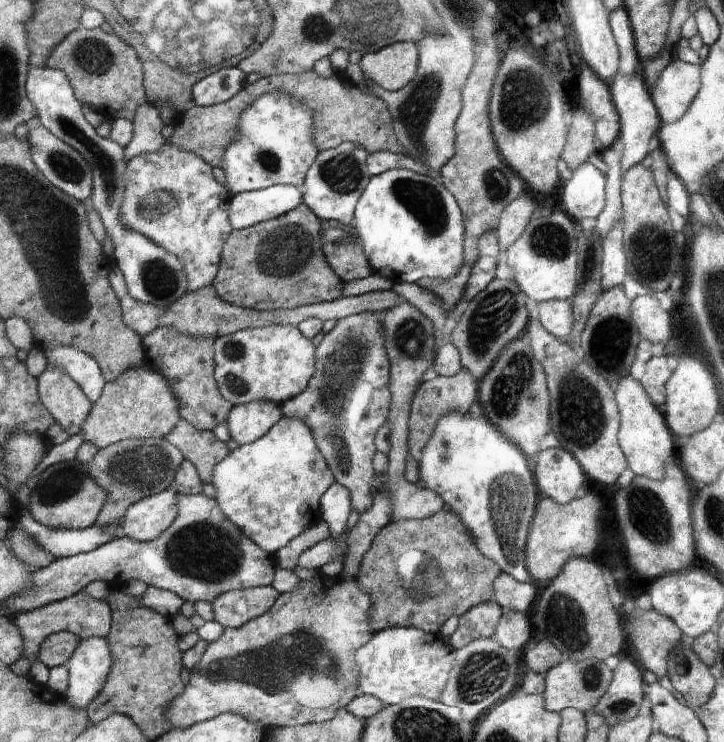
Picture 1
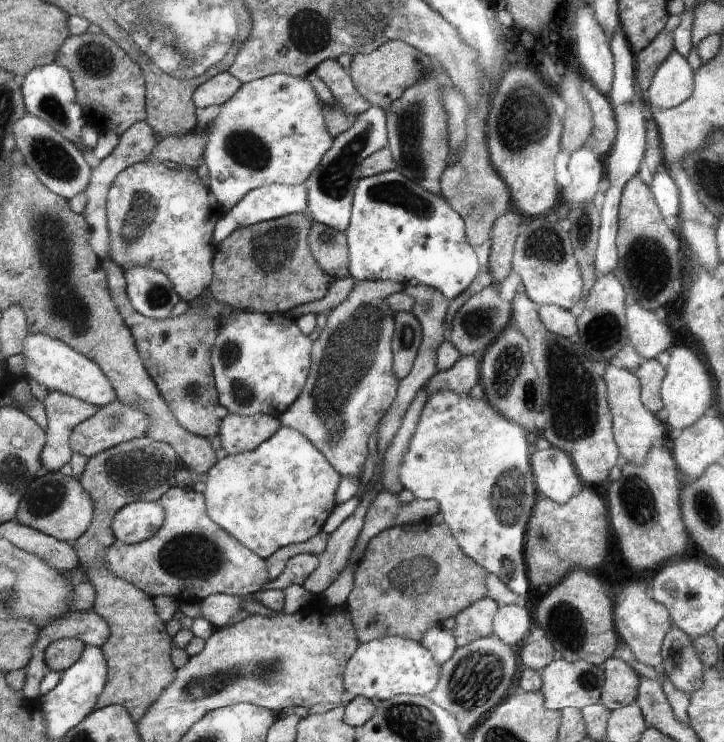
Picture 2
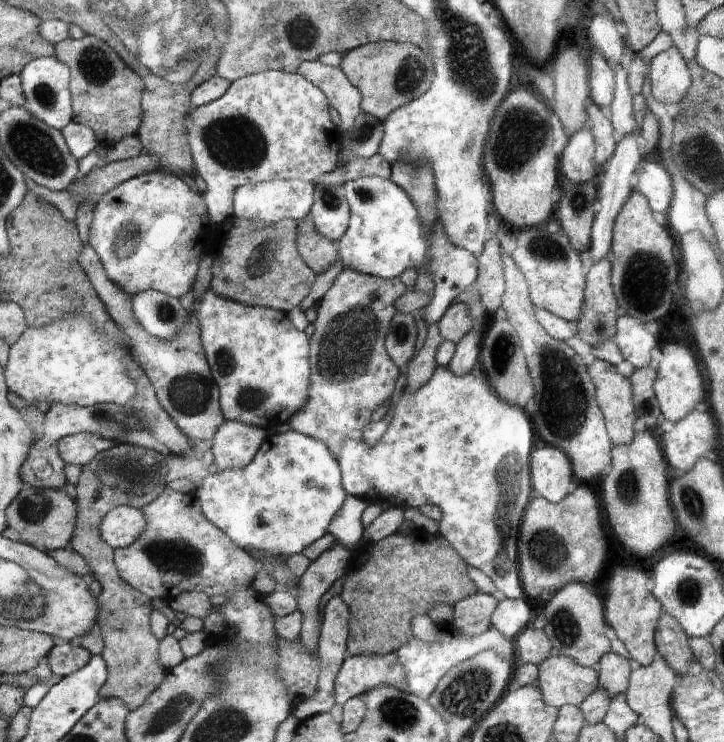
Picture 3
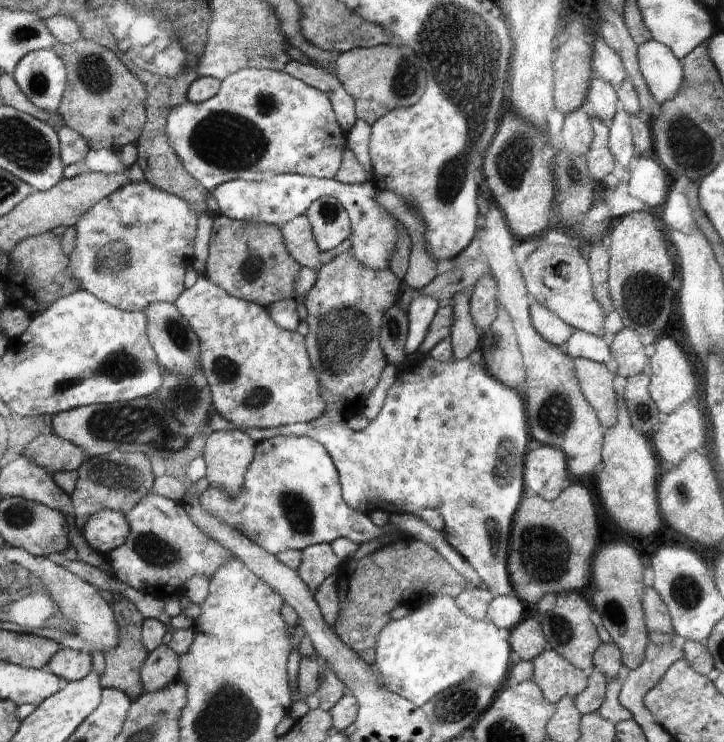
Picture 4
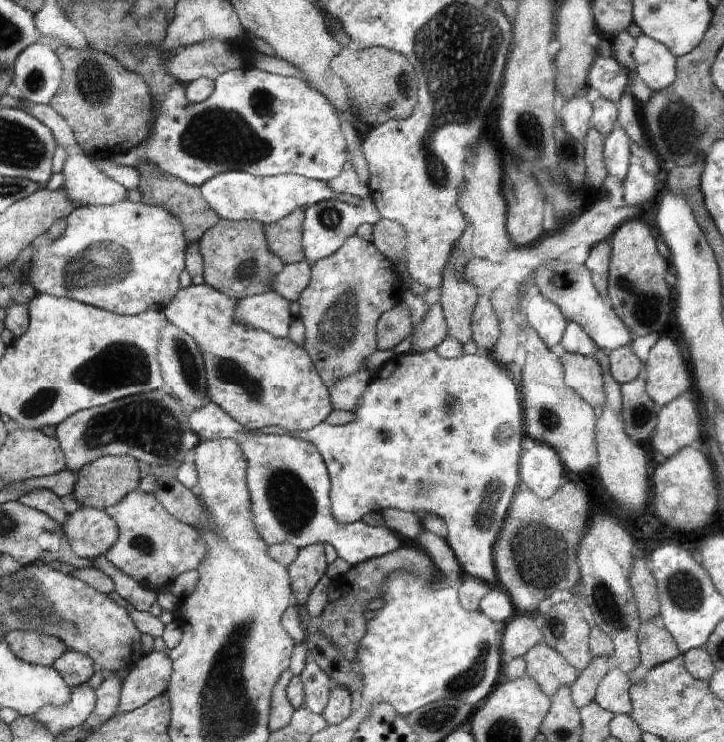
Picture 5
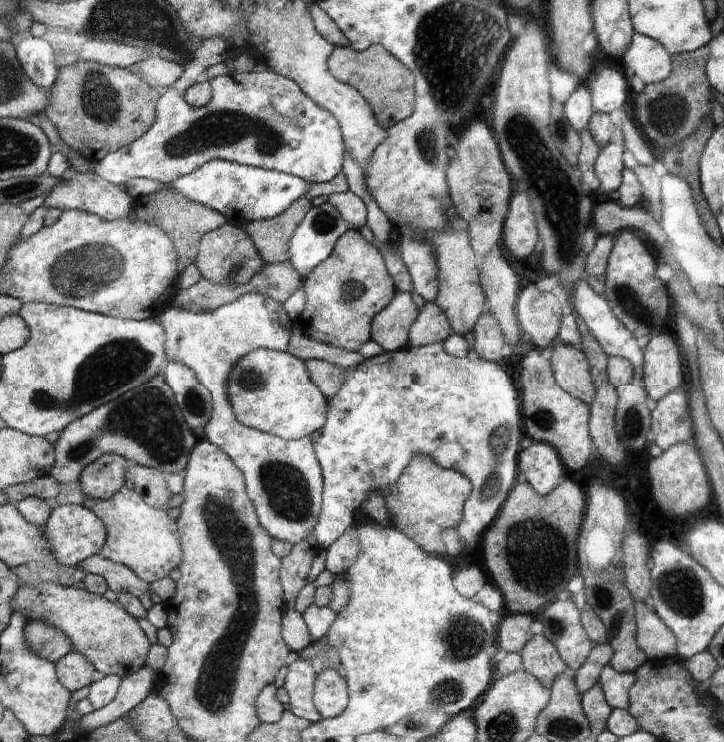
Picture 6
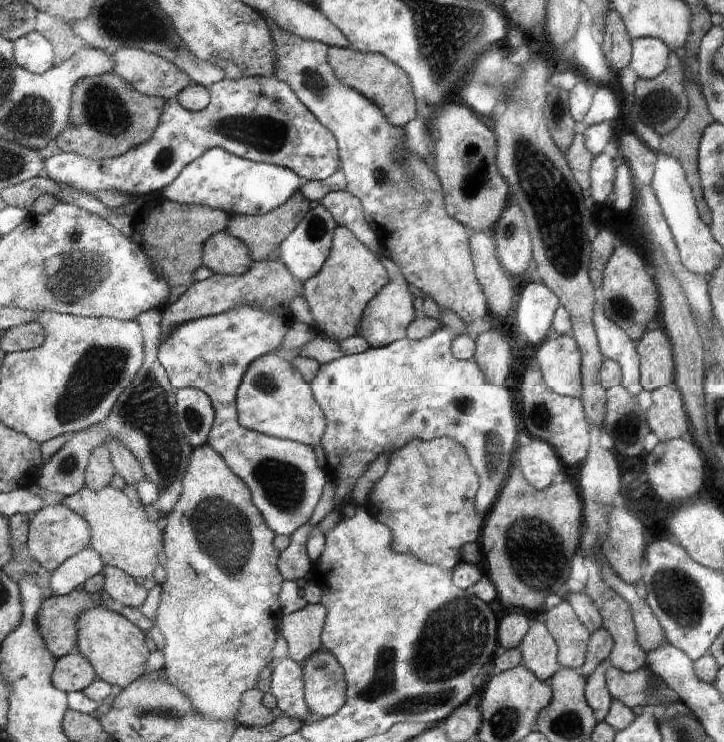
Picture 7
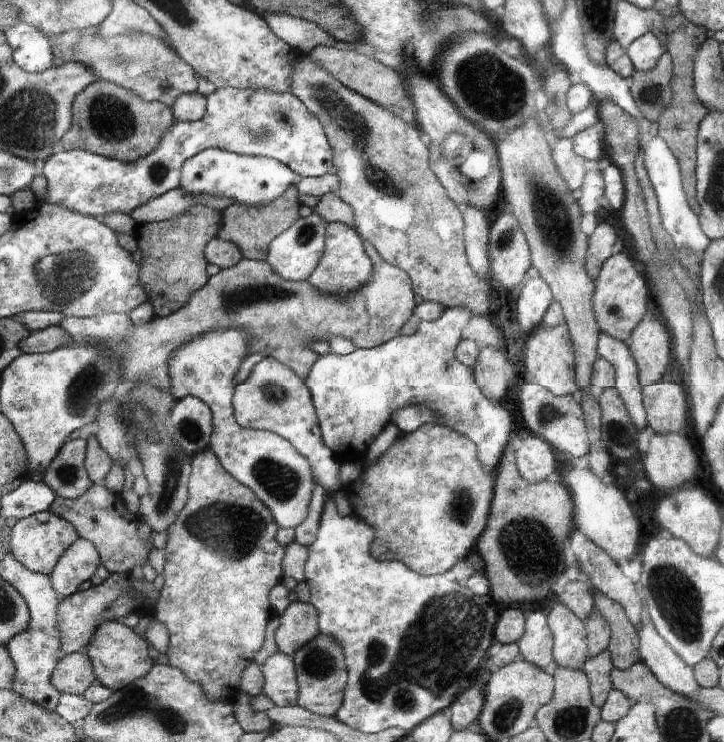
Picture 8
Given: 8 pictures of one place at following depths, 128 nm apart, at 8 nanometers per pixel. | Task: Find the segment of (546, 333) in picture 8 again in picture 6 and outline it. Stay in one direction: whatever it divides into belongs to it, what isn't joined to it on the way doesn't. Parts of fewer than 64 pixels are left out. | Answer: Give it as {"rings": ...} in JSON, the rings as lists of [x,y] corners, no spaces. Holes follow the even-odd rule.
{"rings":[[[555,344],[550,360],[552,368],[556,368],[556,380],[560,380],[560,384],[564,384],[564,388],[568,388],[578,400],[592,404],[596,388],[583,350],[570,344]]]}

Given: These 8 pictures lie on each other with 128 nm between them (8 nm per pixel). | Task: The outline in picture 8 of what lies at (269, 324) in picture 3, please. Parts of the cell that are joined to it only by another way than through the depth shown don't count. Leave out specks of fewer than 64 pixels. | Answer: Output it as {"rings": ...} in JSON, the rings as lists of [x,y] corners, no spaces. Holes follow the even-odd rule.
{"rings":[[[264,358],[253,367],[244,382],[235,385],[233,406],[235,419],[244,428],[272,431],[284,437],[284,440],[291,441],[291,444],[312,462],[311,468],[316,472],[316,480],[327,494],[334,494],[342,489],[338,472],[341,462],[322,441],[311,389],[293,369],[276,358]]]}

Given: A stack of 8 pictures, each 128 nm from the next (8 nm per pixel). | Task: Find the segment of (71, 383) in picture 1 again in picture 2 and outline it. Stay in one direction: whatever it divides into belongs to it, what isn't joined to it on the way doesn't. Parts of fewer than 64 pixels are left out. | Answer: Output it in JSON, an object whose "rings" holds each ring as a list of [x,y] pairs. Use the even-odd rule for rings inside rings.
{"rings":[[[48,390],[42,402],[48,424],[45,430],[46,446],[40,455],[40,461],[43,462],[44,472],[52,472],[52,460],[60,464],[60,450],[62,446],[68,446],[71,432],[99,412],[100,407],[56,390]]]}

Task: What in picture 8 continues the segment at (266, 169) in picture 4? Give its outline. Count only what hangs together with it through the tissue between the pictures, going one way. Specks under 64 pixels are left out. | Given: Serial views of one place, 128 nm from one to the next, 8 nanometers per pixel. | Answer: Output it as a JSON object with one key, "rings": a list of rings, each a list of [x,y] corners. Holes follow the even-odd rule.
{"rings":[[[220,88],[207,97],[207,109],[200,120],[194,122],[175,120],[159,146],[150,155],[143,156],[136,162],[119,161],[78,149],[55,153],[45,163],[40,164],[40,173],[47,181],[47,185],[44,198],[36,197],[36,208],[47,203],[68,208],[70,212],[80,212],[80,216],[101,218],[108,212],[124,212],[130,215],[134,208],[180,187],[183,164],[191,156],[210,147],[239,155],[270,157],[288,165],[288,168],[302,177],[324,176],[335,166],[334,150],[327,139],[323,123],[299,97],[290,91],[274,92],[272,88]]]}

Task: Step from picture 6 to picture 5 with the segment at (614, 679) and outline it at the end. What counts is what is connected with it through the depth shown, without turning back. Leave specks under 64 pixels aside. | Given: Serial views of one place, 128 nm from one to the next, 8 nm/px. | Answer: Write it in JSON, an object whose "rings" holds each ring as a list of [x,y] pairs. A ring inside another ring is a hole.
{"rings":[[[612,667],[599,684],[595,696],[596,704],[599,704],[600,708],[607,709],[614,716],[629,715],[632,712],[629,688],[629,675],[624,674],[620,668]]]}

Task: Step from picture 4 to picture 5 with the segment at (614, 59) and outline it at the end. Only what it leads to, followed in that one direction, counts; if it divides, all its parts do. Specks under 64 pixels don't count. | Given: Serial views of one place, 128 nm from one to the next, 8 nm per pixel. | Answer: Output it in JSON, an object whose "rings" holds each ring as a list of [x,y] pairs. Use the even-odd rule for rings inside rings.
{"rings":[[[597,55],[592,62],[587,76],[588,87],[600,92],[604,100],[618,103],[620,96],[626,91],[628,74],[614,58],[607,55]]]}

